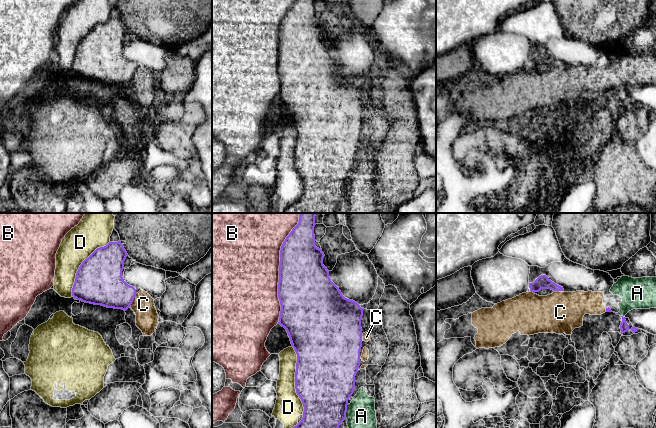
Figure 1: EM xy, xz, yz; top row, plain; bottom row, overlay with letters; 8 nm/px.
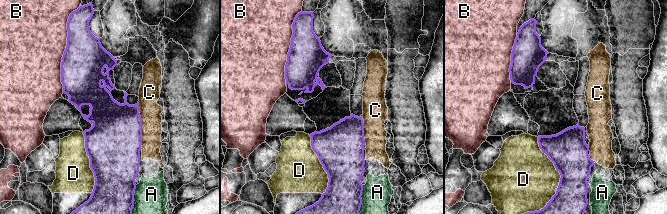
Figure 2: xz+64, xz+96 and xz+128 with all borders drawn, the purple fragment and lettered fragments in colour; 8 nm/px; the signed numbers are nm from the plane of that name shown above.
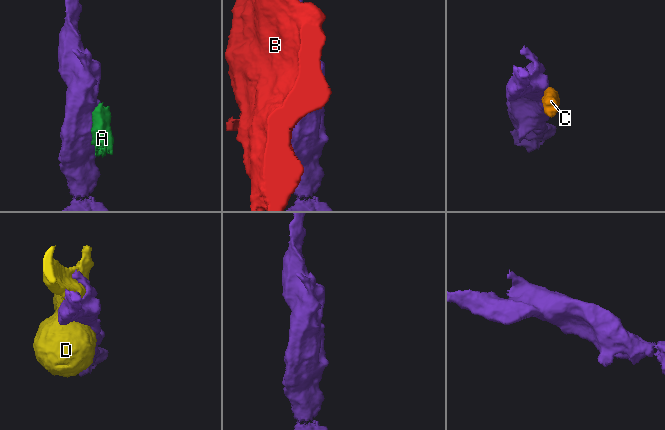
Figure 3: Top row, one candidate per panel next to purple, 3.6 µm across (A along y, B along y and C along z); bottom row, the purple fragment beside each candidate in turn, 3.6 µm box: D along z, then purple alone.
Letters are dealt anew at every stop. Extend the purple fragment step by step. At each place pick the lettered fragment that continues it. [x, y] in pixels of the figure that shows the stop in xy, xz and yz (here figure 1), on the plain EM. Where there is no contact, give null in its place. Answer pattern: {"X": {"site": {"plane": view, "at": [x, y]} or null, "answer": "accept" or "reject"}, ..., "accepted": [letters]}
{"A": {"site": {"plane": "xz", "at": [346, 187]}, "answer": "reject"}, "B": {"site": {"plane": "xz", "at": [279, 50]}, "answer": "reject"}, "C": {"site": {"plane": "xy", "at": [133, 75]}, "answer": "reject"}, "D": {"site": {"plane": "xz", "at": [295, 156]}, "answer": "reject"}, "accepted": []}

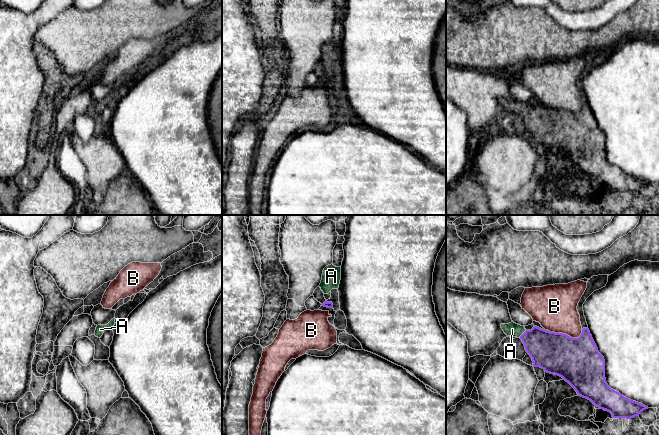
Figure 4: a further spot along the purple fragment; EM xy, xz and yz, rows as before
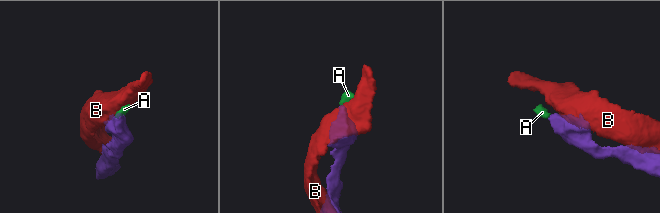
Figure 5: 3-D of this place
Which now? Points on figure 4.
{"A": {"site": {"plane": "yz", "at": [522, 110]}, "answer": "accept"}, "B": {"site": {"plane": "yz", "at": [565, 110]}, "answer": "reject"}, "accepted": ["A"]}

